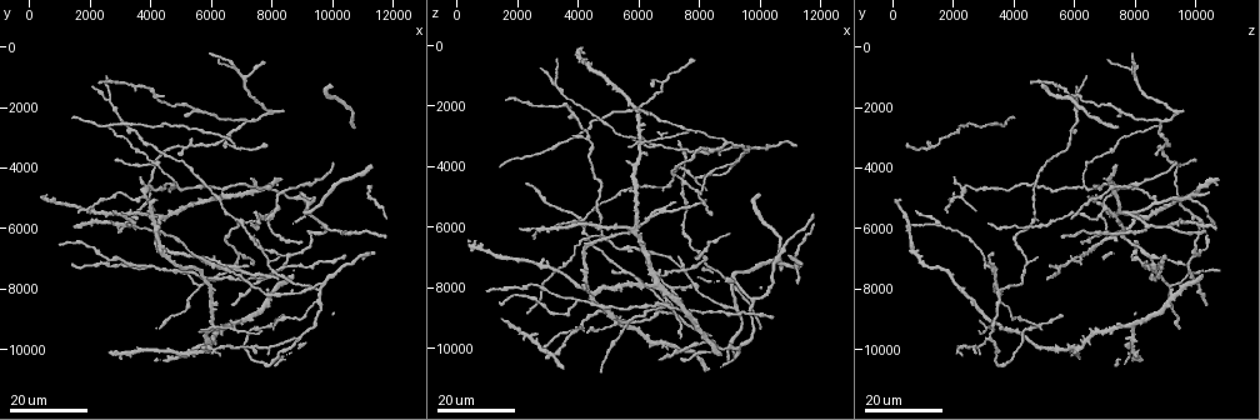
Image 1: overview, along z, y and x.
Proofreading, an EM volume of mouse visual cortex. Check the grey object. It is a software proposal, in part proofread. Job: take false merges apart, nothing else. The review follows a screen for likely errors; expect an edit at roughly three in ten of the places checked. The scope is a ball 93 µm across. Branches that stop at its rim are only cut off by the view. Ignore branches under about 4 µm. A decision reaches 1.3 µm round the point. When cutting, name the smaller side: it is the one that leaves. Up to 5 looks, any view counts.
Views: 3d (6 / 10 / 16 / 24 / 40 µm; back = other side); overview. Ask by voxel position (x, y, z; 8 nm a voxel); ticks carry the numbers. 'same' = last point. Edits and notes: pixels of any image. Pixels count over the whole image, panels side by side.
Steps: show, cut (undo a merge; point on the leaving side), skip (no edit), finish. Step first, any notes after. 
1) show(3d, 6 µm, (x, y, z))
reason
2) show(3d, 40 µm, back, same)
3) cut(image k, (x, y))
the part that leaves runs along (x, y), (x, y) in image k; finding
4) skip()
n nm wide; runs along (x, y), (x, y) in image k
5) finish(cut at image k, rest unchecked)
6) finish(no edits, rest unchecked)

show(3d, 16 µm, (9500, 8400, 3500))
small branch off a trunk

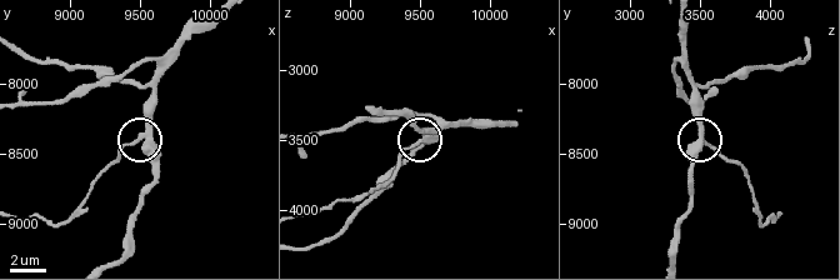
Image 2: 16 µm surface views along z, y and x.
show(3d, 10 µm, (9460, 8420, 3520))

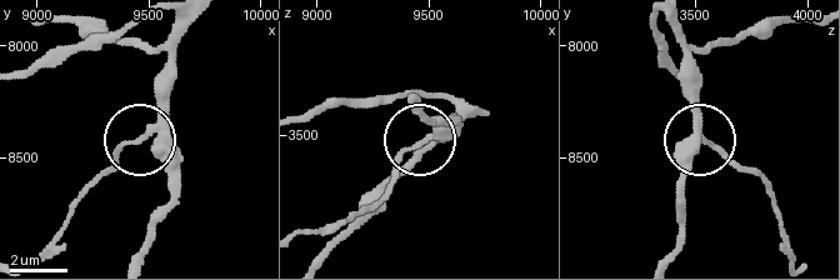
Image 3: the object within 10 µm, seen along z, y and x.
cut(image 3, (123, 146))
210 nm wide; the part that leaves runs along (150, 126), (121, 150), (38, 255) in image 3; a second neuron is stuck on

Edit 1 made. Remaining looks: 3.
show(overview)

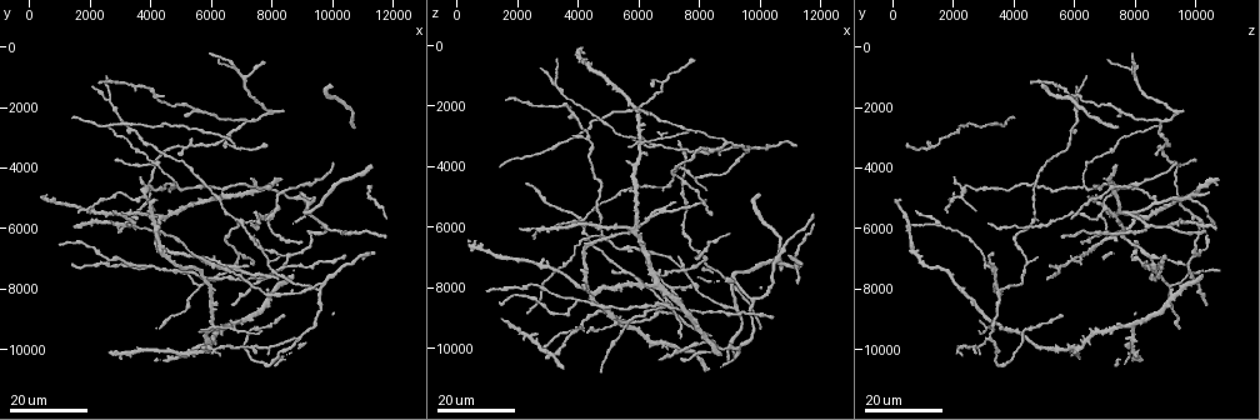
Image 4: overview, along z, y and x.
show(3d, 16 µm, (6100, 9200, 3200))
sudden change in width

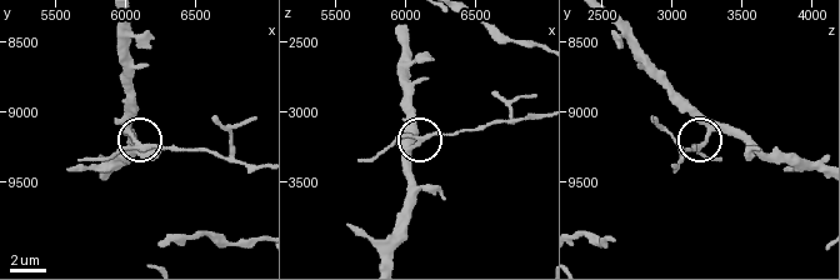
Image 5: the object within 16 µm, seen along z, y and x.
show(3d, 6 µm, (6100, 9220, 3220))

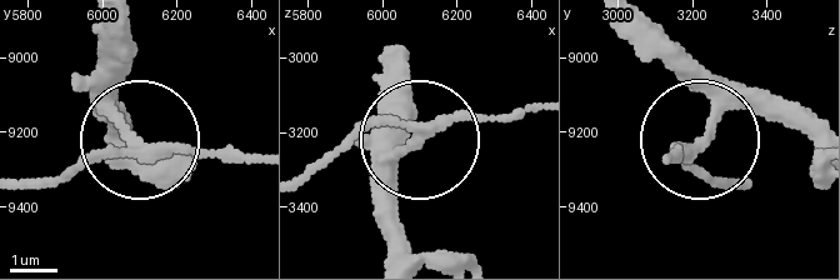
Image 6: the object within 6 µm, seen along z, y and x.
skip()
200 nm wide; continuous, no second neuron

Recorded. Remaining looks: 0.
finish(cut at image 3, rest unchecked)

